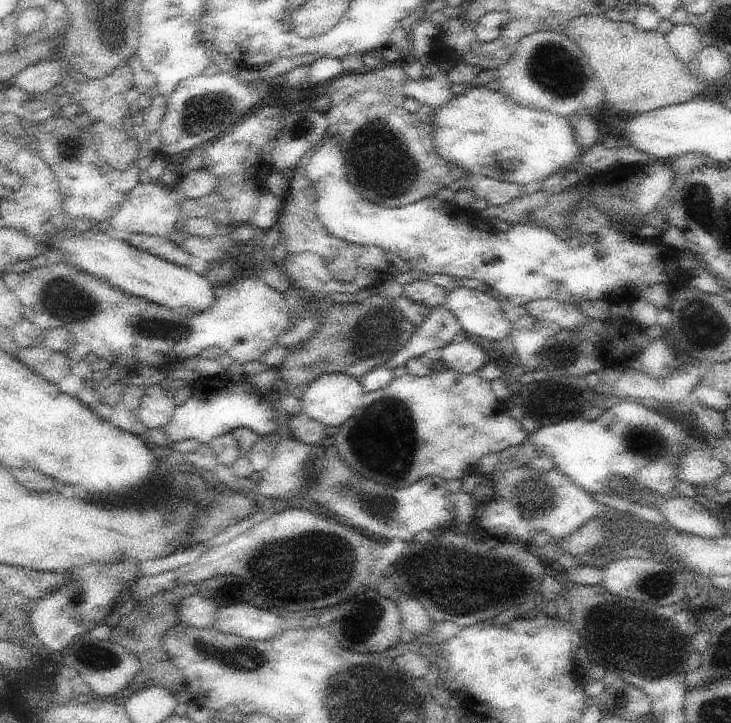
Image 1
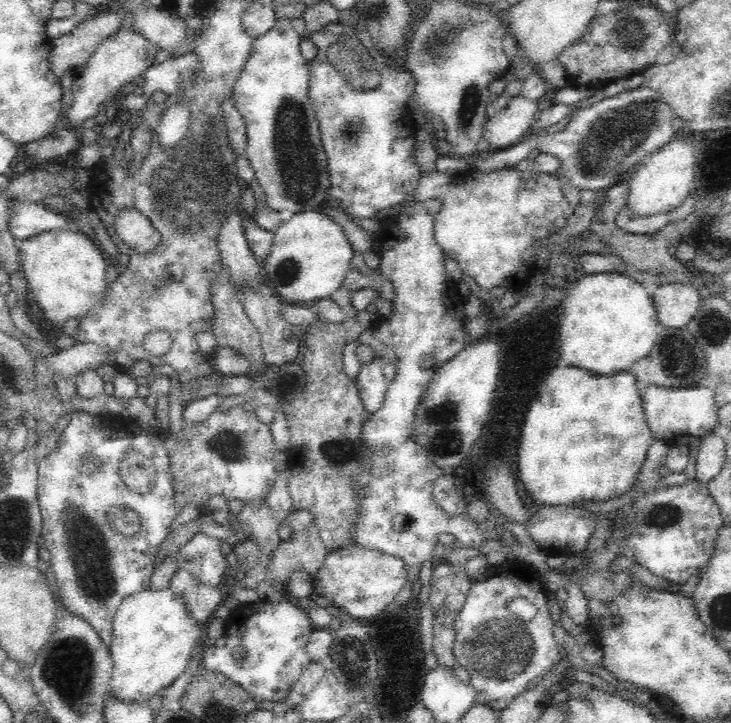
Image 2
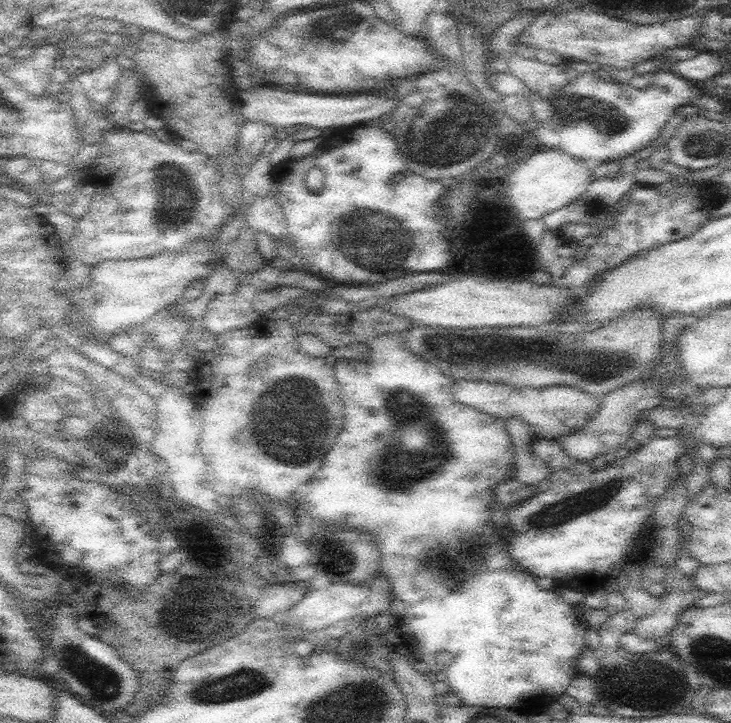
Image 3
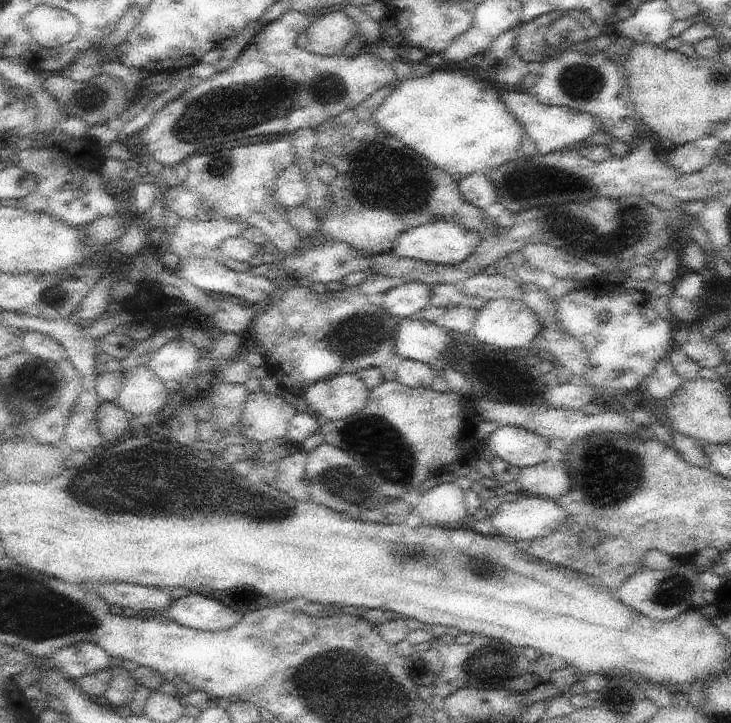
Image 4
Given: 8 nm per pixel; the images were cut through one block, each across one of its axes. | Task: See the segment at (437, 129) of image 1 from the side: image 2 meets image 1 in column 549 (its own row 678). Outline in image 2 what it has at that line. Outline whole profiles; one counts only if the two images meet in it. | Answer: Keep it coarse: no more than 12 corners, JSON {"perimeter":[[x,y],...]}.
{"perimeter":[[166,588],[122,600],[109,694],[147,702],[206,626]]}

